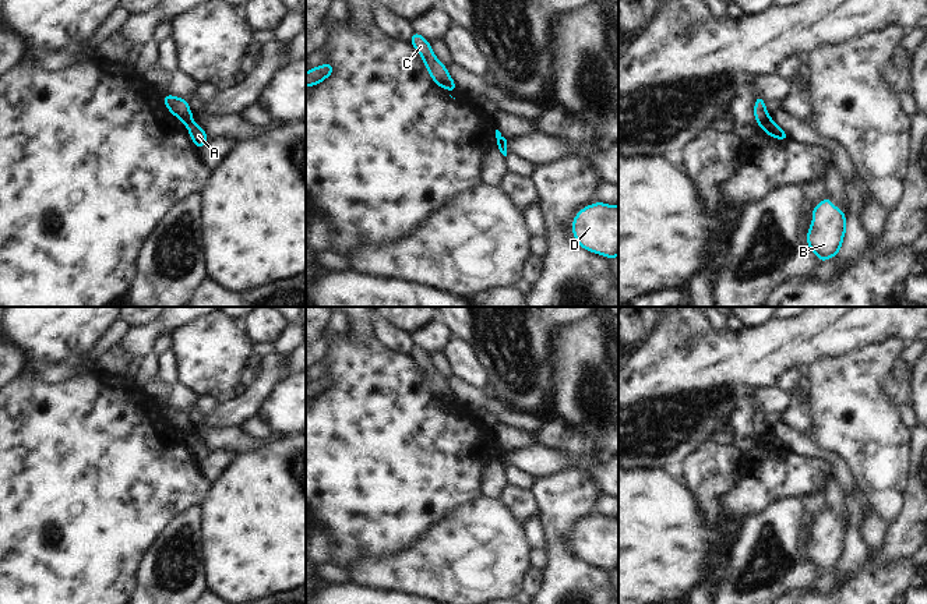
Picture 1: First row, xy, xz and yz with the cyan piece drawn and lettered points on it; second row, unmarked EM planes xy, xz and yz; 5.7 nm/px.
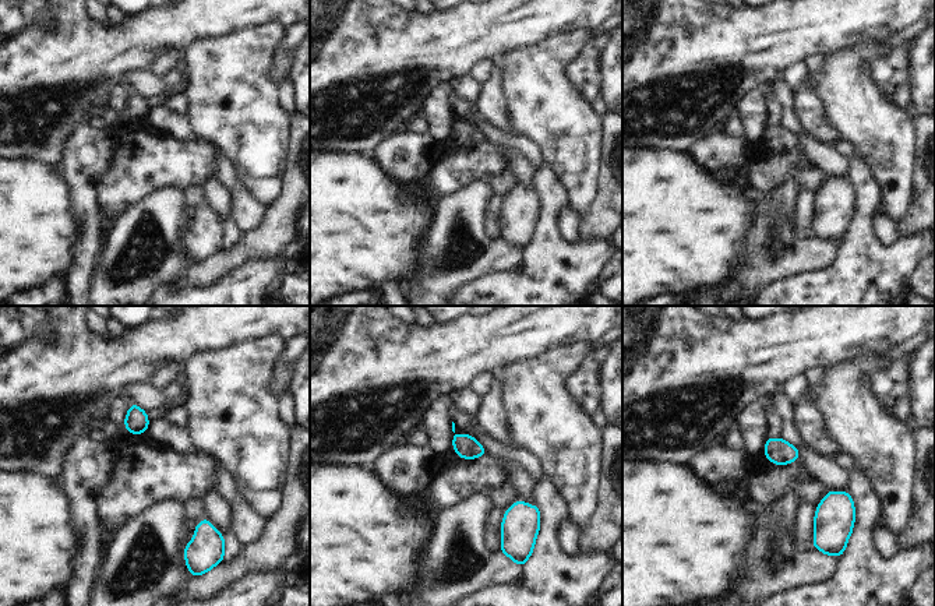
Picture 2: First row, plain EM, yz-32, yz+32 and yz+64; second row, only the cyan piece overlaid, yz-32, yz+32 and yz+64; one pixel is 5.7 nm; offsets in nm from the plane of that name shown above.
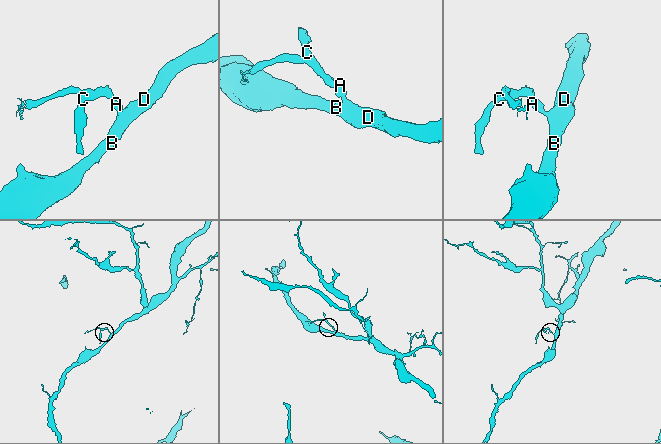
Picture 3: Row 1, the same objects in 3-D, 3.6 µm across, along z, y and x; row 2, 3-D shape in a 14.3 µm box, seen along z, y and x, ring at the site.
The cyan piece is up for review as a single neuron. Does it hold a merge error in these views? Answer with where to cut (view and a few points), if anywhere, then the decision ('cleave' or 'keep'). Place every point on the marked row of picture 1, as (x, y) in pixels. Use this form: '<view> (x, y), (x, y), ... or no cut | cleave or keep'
yz (769, 119), (760, 126) | cleave

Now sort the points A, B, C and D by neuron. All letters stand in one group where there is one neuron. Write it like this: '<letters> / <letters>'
A B D / C

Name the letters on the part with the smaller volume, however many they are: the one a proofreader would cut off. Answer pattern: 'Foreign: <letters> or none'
Foreign: C

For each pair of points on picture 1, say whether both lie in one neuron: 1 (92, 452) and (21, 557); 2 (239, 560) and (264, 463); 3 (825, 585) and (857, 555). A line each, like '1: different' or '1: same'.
1: same
2: same
3: different

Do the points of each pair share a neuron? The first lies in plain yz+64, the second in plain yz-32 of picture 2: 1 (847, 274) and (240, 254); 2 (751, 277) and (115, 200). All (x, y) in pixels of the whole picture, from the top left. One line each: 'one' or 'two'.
1: two
2: two

